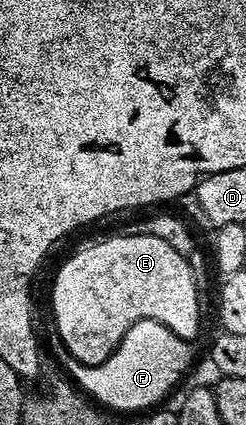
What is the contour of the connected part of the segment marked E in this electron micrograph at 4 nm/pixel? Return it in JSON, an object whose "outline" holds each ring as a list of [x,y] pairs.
{"outline":[[[114,234],[110,240],[101,240],[98,244],[89,244],[86,248],[81,248],[70,260],[65,260],[61,264],[61,269],[57,272],[57,277],[53,280],[53,320],[57,323],[56,335],[60,337],[67,351],[81,364],[99,365],[112,355],[121,340],[127,334],[129,328],[135,326],[143,319],[153,319],[155,322],[162,323],[163,326],[170,328],[179,338],[190,342],[196,341],[197,331],[201,328],[201,308],[197,305],[197,280],[193,277],[193,268],[189,265],[190,261],[184,256],[180,256],[167,242],[162,242],[159,238],[150,236],[123,236]]]}

